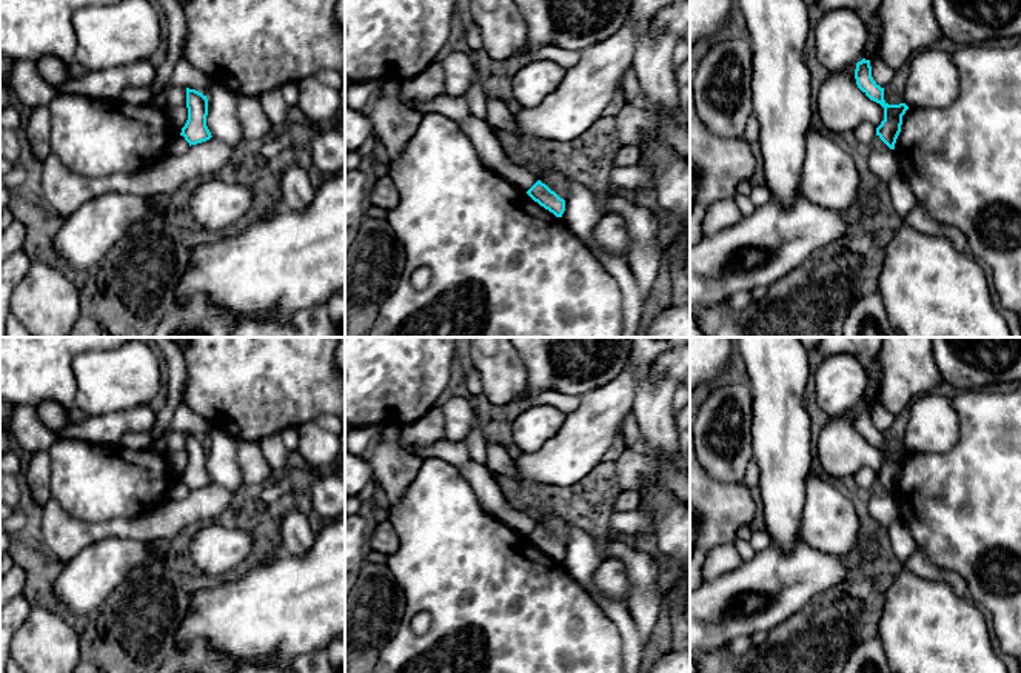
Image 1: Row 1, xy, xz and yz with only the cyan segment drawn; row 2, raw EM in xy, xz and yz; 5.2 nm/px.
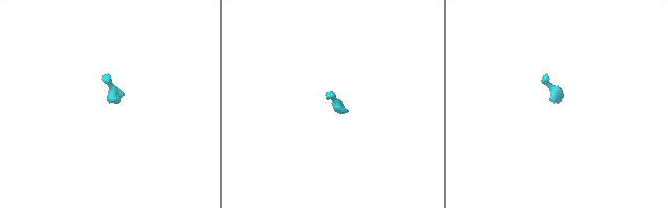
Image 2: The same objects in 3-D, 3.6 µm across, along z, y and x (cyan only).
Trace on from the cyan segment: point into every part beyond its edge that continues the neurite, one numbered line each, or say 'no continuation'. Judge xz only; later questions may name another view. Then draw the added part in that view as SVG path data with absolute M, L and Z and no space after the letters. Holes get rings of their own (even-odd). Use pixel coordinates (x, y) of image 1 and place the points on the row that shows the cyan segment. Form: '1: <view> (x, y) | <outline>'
1: xz (492, 153) | M470 114L457 125L473 143L479 160L485 168L519 186L525 193L537 182L537 177L533 172L507 160L505 145L496 139L488 122Z

